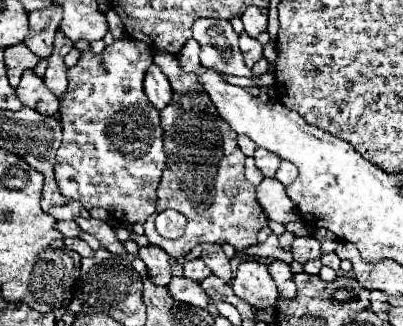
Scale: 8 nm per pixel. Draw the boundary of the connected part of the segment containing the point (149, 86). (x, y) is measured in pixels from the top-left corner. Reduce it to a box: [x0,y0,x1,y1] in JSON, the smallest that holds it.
[144,65,172,109]

